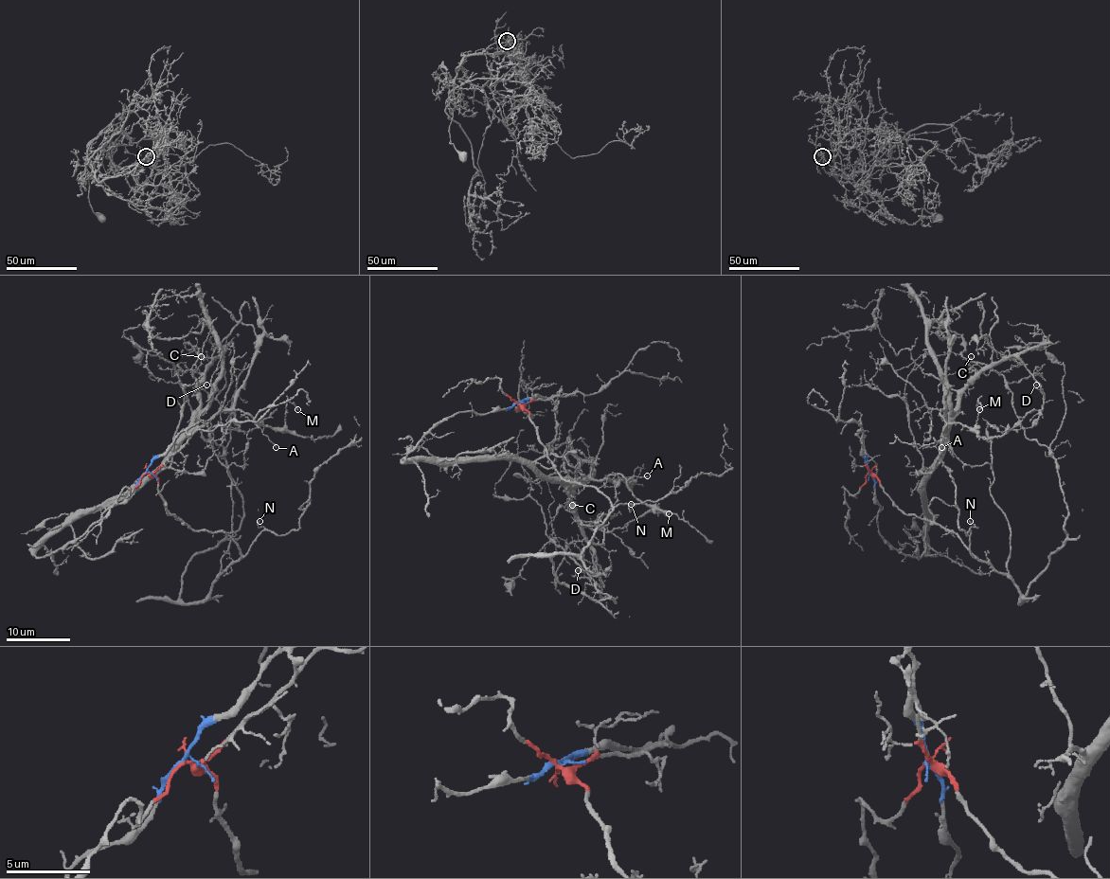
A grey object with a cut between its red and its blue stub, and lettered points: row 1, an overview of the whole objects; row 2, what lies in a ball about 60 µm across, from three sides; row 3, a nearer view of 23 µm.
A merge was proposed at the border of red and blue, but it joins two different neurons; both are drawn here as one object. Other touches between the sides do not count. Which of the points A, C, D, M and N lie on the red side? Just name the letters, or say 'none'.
N

